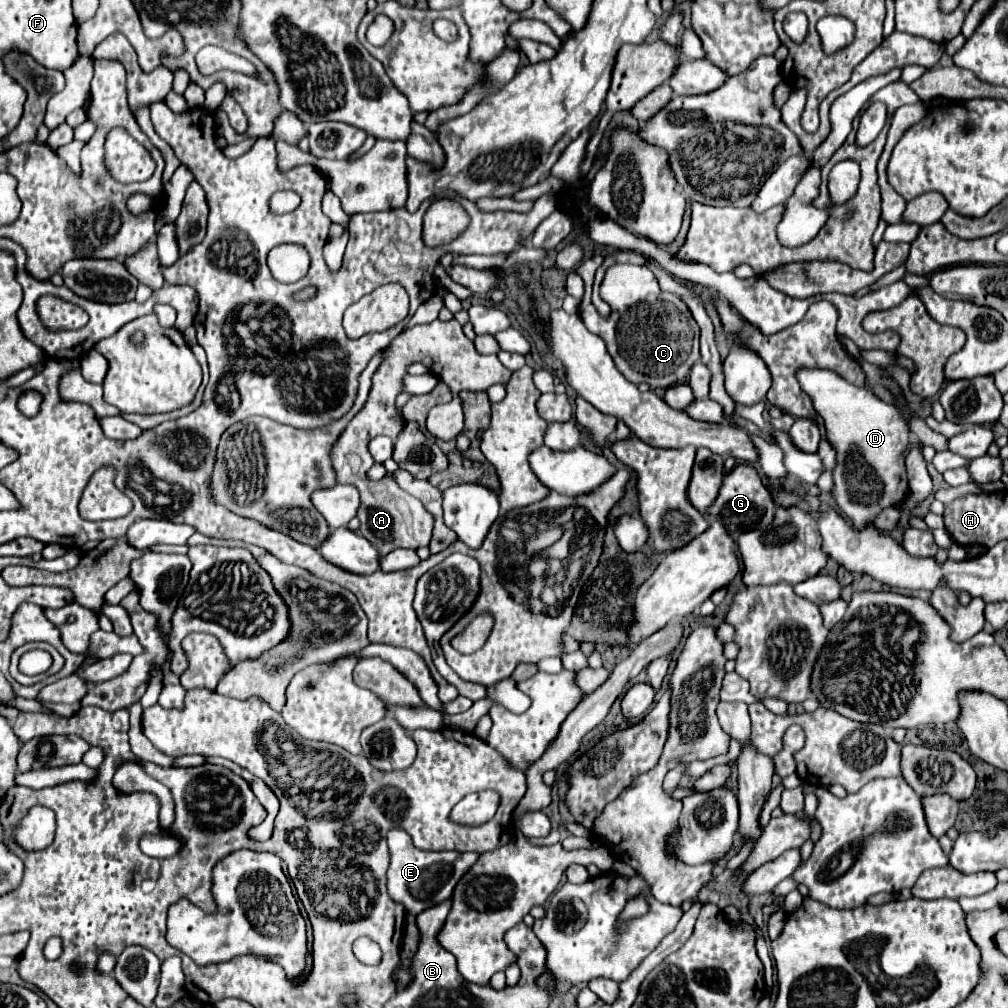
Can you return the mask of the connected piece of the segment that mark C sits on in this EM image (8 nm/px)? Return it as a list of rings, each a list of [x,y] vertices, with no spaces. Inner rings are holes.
[[[602,255],[584,259],[576,273],[584,279],[584,301],[580,305],[580,315],[588,331],[600,335],[606,341],[608,353],[612,355],[618,371],[628,379],[638,383],[648,383],[652,389],[670,387],[682,383],[690,367],[700,359],[698,339],[700,327],[694,321],[686,303],[674,295],[660,289],[658,281],[652,279],[654,273],[644,265],[612,265],[600,285],[600,297],[612,307],[608,319],[598,317],[594,305],[590,303],[594,273],[602,263]],[[628,311],[628,313],[626,313]],[[686,331],[686,339],[684,339]]]

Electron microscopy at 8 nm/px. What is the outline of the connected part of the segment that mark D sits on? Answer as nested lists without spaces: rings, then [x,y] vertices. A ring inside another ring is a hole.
[[[802,369],[798,371],[798,381],[812,397],[816,411],[824,419],[826,437],[838,453],[832,497],[840,513],[846,515],[854,527],[872,525],[874,515],[882,511],[882,507],[900,503],[908,491],[902,451],[908,445],[910,431],[898,407],[886,405],[870,391],[846,383],[834,371]]]

